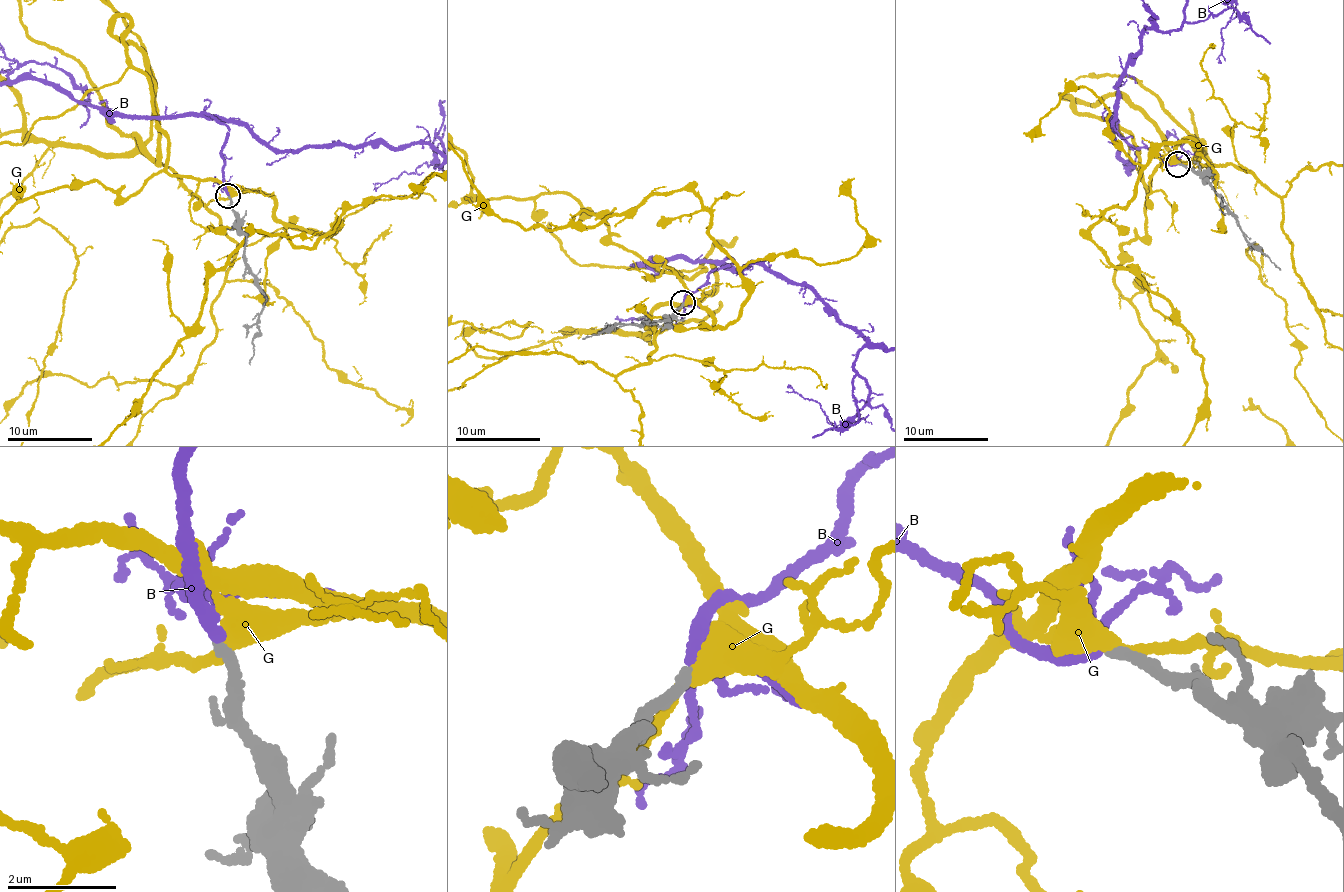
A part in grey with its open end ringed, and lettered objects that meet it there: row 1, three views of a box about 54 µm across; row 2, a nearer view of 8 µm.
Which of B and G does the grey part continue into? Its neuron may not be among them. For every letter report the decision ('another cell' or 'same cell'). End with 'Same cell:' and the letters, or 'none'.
B: same cell
G: another cell
Same cell: B

